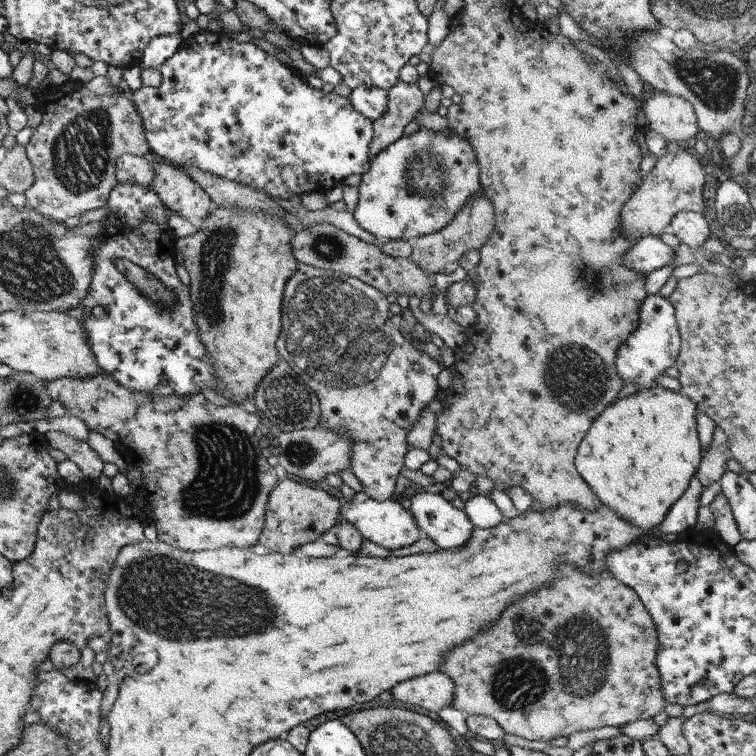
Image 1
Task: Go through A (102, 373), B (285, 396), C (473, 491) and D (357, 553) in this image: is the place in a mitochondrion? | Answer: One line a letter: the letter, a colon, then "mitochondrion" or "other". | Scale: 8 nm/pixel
A: other
B: mitochondrion
C: other
D: other

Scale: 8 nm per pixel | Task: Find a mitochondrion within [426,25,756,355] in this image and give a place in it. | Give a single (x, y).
(715, 83)

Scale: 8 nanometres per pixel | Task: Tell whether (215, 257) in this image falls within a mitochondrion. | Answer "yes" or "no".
yes

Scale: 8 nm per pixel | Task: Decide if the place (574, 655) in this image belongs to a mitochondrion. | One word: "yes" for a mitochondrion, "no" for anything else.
yes

